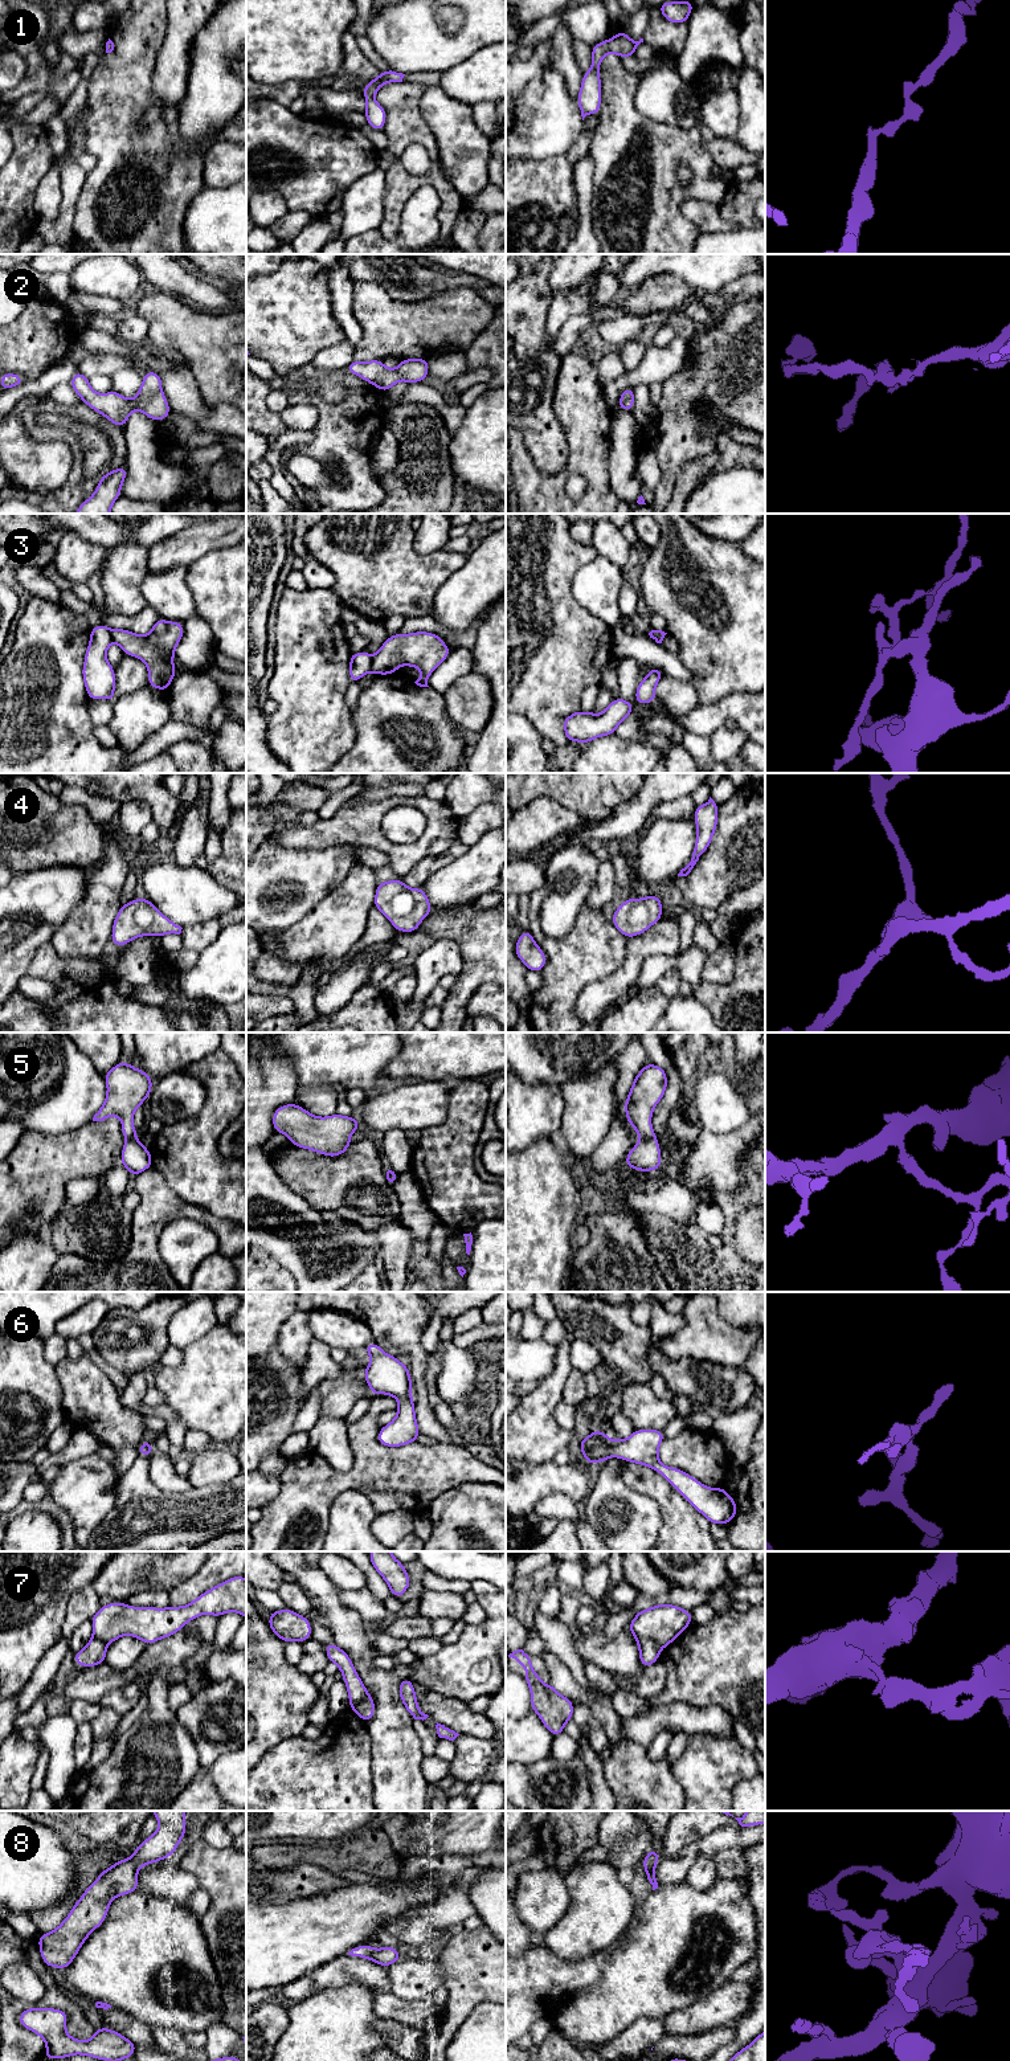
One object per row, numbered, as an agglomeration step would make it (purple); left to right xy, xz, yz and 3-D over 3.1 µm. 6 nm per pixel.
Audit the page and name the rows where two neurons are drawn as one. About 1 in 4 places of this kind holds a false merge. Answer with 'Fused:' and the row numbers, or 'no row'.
Fused: 3, 5, 7

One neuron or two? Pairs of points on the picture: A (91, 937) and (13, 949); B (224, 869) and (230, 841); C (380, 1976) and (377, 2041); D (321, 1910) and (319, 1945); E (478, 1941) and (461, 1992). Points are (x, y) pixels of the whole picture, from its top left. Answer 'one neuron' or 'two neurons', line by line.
A: two neurons
B: one neuron
C: two neurons
D: one neuron
E: one neuron

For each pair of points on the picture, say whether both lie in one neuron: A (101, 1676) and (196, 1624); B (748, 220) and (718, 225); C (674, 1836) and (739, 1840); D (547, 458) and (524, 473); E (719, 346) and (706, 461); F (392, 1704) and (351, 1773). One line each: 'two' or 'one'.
A: two
B: two
C: two
D: two
E: two
F: two

